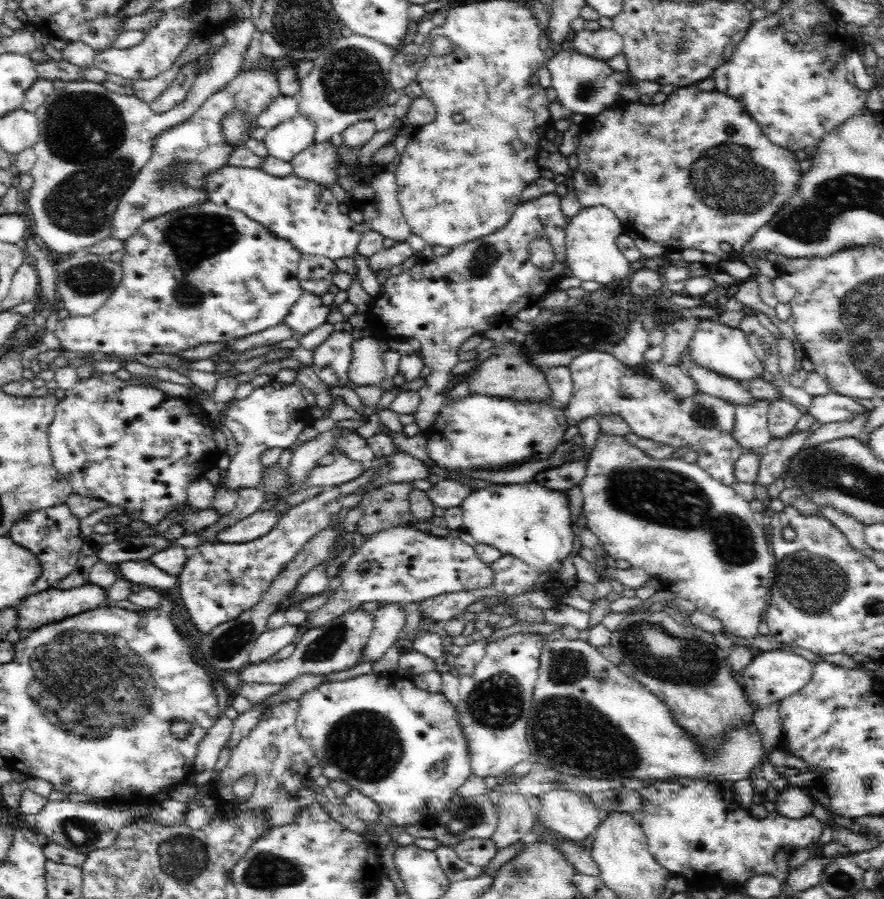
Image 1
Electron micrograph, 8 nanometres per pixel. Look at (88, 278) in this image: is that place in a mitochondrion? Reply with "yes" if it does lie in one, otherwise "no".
yes

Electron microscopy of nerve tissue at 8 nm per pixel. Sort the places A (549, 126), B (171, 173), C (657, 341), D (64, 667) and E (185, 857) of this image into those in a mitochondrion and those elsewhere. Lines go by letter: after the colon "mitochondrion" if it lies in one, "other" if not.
A: other
B: mitochondrion
C: other
D: mitochondrion
E: mitochondrion

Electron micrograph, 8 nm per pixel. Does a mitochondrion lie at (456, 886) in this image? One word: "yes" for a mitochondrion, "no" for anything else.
no

